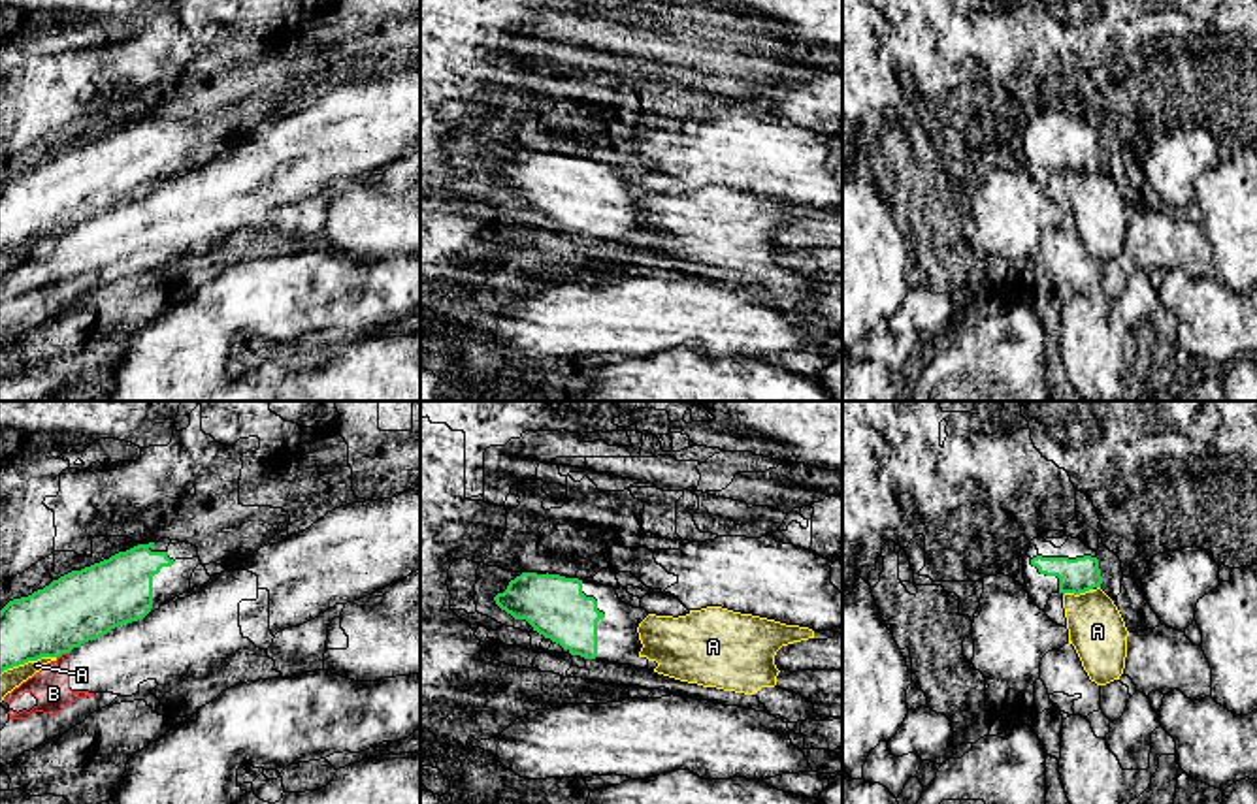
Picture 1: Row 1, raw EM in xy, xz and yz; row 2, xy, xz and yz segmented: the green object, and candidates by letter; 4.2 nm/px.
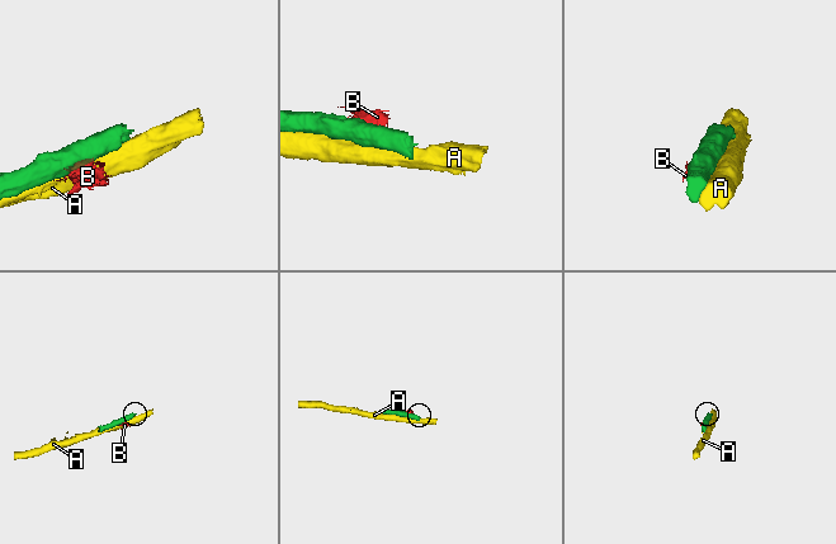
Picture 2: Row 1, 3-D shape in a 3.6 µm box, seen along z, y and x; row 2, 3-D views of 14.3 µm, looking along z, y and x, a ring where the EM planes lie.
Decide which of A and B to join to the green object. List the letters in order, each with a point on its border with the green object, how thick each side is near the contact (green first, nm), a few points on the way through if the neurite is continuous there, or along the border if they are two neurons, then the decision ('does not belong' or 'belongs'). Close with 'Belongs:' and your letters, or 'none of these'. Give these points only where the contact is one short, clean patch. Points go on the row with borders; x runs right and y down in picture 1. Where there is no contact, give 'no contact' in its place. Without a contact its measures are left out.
A: contact yz (1077, 594); calibres 150 and 240 nm; does not belong
B: contact xy (63, 652); calibres 300 and 160 nm; border xy (68, 652), (57, 658); does not belong
Belongs: none of these

